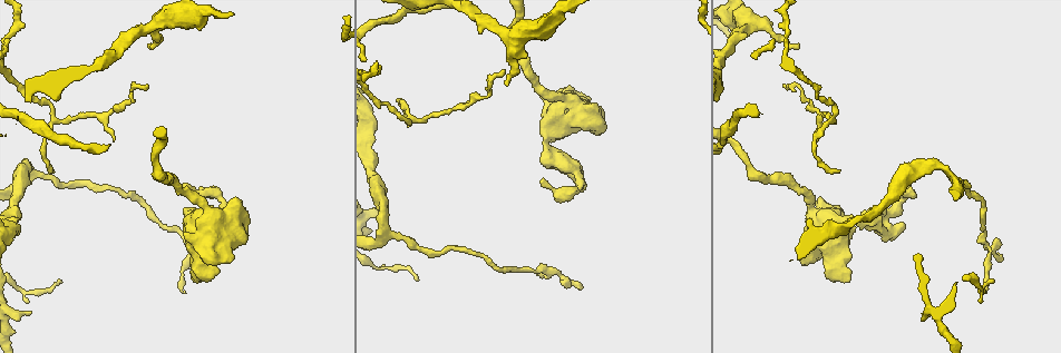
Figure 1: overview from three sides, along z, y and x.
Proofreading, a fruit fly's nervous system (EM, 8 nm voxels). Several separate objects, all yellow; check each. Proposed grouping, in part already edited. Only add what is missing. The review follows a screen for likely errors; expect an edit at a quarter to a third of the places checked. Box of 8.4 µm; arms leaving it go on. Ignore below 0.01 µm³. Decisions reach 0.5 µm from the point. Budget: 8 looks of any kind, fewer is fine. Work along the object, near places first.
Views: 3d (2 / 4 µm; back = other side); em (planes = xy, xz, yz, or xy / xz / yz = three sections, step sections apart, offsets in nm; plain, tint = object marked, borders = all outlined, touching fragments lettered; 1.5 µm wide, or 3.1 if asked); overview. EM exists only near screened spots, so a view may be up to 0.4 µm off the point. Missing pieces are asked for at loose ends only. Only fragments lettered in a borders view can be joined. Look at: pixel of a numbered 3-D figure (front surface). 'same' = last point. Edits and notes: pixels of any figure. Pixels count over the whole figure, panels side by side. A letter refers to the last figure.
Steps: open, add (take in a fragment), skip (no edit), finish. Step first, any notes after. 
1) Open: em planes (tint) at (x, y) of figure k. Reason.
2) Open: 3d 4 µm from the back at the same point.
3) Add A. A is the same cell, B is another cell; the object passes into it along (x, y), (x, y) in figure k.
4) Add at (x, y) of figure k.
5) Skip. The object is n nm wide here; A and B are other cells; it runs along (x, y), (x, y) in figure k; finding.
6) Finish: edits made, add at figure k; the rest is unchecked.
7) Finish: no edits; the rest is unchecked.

Open: em planes (tint) at (146, 85) of figure 1. Tapers out.

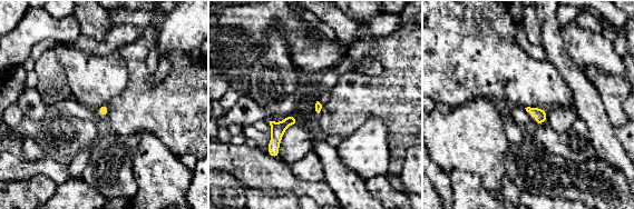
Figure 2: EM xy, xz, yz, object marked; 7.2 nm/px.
Open: em planes (borders) at the same point.

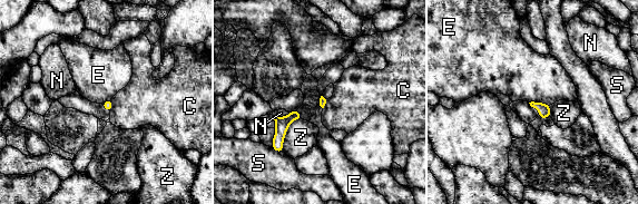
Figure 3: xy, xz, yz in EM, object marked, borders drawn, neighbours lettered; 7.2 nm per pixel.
Skip. C, E, N, S and Z are other cells; a border runs along (529, 102), (541, 102), (549, 105) in figure 3; no lettered fragment goes on from it.

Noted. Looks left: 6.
Open: em planes (plain) at (1001, 261) of figure 1. Tapers out.

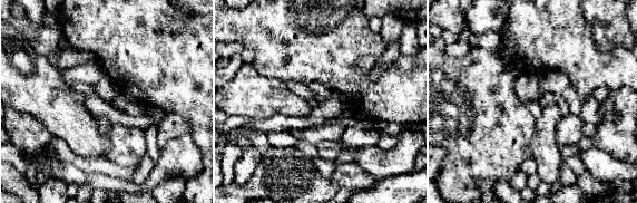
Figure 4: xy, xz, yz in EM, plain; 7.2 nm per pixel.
Open: em planes (borders) at the same point. See the neighbours.

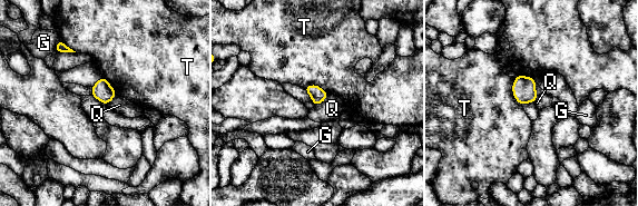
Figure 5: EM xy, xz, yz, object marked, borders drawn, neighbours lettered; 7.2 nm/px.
Skip. G, Q and T are other cells; a border runs along (329, 94), (320, 104), (314, 106) in figure 5; no lettered fragment goes on from it.

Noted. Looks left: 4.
Open: em planes (borders) at (31, 312) of figure 1. Thin end.

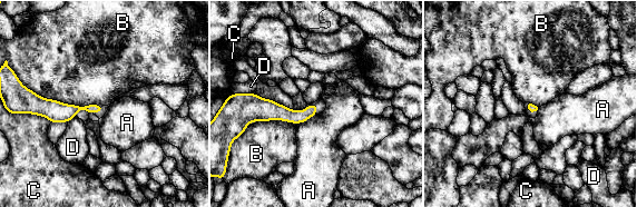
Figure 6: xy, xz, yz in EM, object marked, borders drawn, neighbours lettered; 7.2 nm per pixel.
Skip. A, B, C and D are other cells; a border runs along (28, 88), (64, 102), (101, 106) in figure 6; no lettered fragment goes on from it.

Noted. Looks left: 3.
Finish: no edits; the rest is unchecked.

